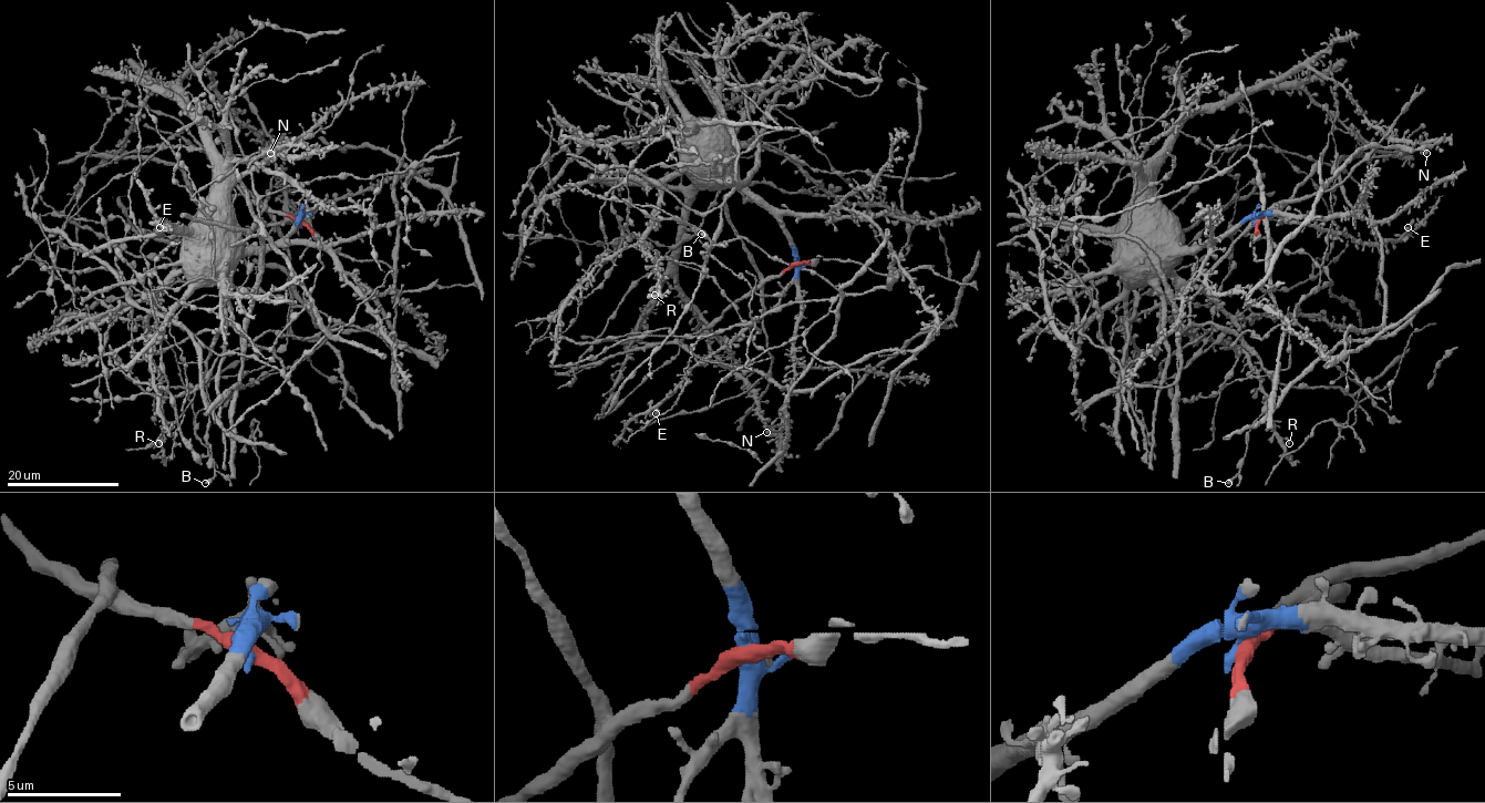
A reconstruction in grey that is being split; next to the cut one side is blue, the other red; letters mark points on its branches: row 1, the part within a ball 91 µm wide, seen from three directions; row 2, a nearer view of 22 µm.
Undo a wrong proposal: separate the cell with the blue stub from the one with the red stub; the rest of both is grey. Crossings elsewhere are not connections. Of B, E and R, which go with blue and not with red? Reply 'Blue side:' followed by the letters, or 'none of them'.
Blue side: E, R

